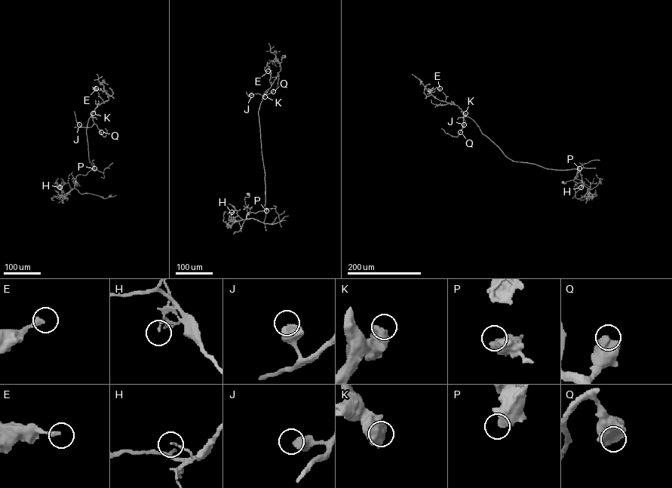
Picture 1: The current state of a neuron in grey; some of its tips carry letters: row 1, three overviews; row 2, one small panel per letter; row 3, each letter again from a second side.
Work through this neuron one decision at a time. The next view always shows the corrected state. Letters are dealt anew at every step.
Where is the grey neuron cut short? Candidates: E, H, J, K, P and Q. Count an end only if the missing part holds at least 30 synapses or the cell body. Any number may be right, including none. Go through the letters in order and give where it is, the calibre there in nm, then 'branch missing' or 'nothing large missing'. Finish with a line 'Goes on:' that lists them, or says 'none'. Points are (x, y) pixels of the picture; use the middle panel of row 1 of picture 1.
E: place (268, 71); calibre 260 nm; nothing large missing
H: place (231, 212); calibre 100 nm; nothing large missing
J: place (251, 95); calibre 650 nm; nothing large missing
K: place (265, 96); calibre 750 nm; nothing large missing
P: place (266, 210); calibre 600 nm; nothing large missing
Q: place (273, 91); calibre 750 nm; nothing large missing
Goes on: none

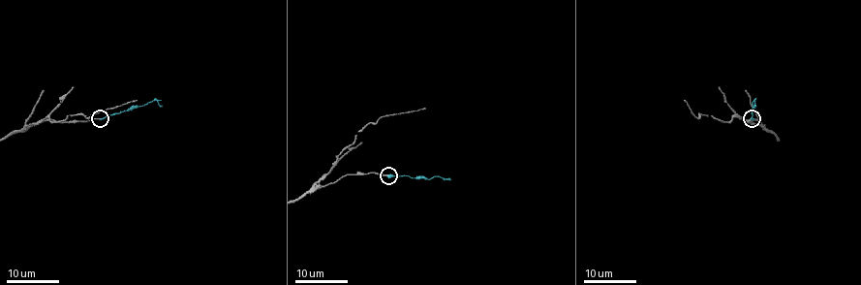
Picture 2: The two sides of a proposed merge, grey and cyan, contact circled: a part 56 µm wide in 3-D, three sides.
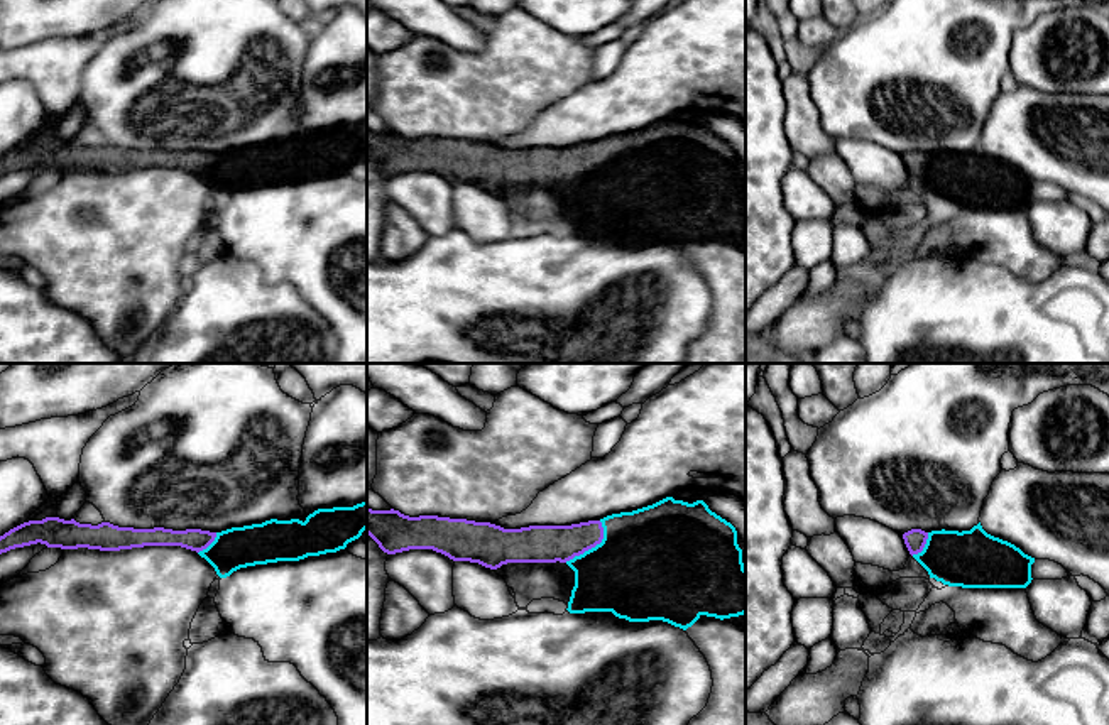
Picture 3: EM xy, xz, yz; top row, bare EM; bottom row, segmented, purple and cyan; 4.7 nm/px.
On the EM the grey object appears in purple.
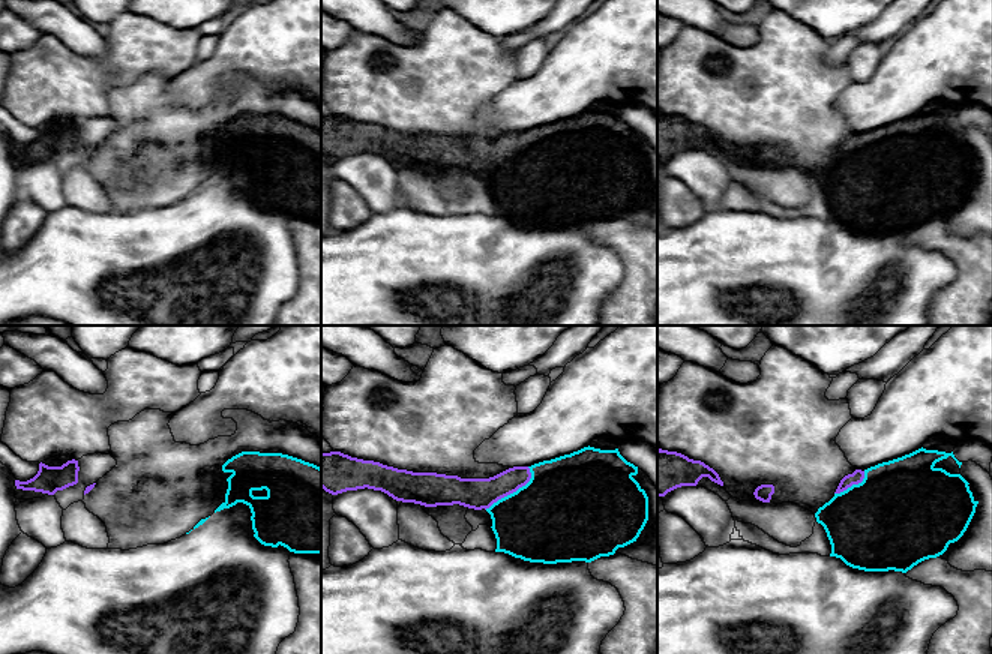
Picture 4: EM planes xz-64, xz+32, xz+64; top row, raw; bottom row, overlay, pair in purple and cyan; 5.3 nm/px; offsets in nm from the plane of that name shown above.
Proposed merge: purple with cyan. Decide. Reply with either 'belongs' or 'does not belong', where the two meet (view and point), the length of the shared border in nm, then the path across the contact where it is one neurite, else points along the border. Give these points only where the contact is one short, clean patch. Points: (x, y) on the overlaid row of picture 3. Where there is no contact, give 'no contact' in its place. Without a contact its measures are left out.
belongs; meets purple in xz at (592, 546); contact 260 nm long; runs through xz (540, 543), (592, 546), (638, 572)

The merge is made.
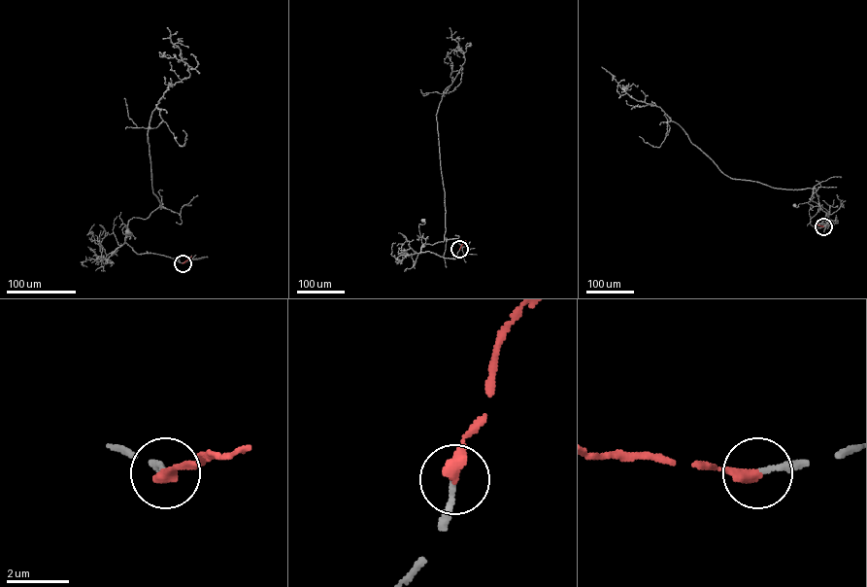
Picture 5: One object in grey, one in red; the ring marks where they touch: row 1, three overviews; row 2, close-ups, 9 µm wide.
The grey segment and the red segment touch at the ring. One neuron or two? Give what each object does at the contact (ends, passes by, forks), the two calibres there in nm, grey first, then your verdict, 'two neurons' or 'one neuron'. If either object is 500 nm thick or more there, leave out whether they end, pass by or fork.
grey ends | red ends | 170/400 nm | one neuron

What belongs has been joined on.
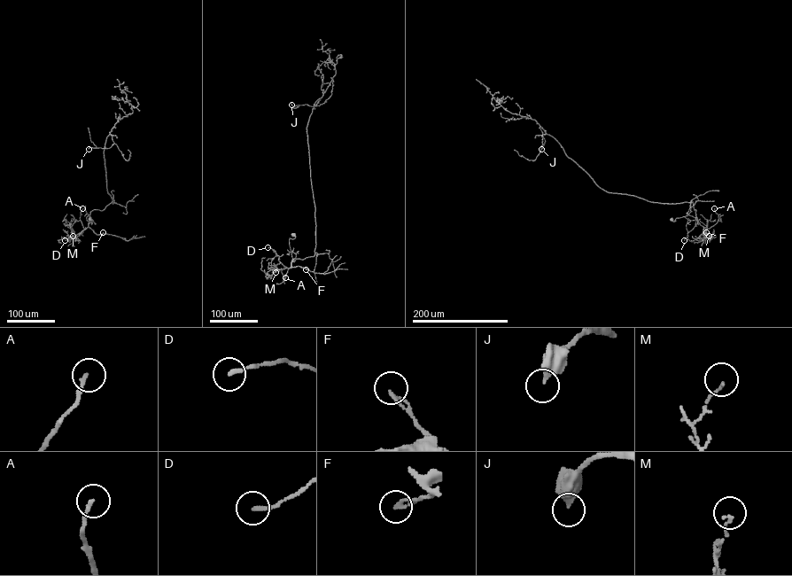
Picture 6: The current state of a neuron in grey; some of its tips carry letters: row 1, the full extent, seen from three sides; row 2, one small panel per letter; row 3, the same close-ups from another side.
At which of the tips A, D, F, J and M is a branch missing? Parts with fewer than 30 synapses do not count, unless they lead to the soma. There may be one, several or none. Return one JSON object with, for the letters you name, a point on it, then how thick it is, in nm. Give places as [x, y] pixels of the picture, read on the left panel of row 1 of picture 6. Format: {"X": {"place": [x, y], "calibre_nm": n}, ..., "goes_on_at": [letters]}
{"goes_on_at": []}

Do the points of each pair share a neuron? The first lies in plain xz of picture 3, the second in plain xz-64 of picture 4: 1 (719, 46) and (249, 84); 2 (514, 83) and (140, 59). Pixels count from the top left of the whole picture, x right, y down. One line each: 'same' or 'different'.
1: different
2: same

